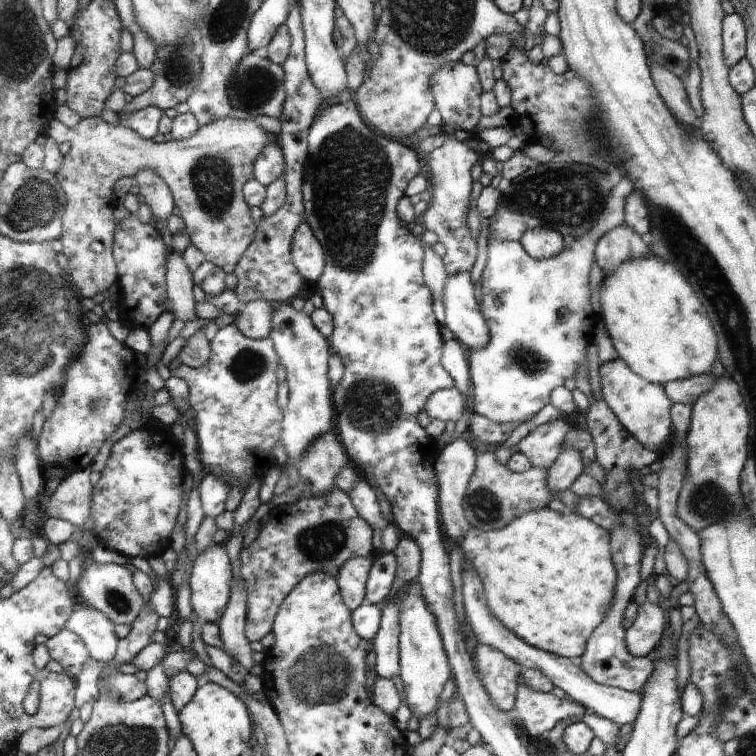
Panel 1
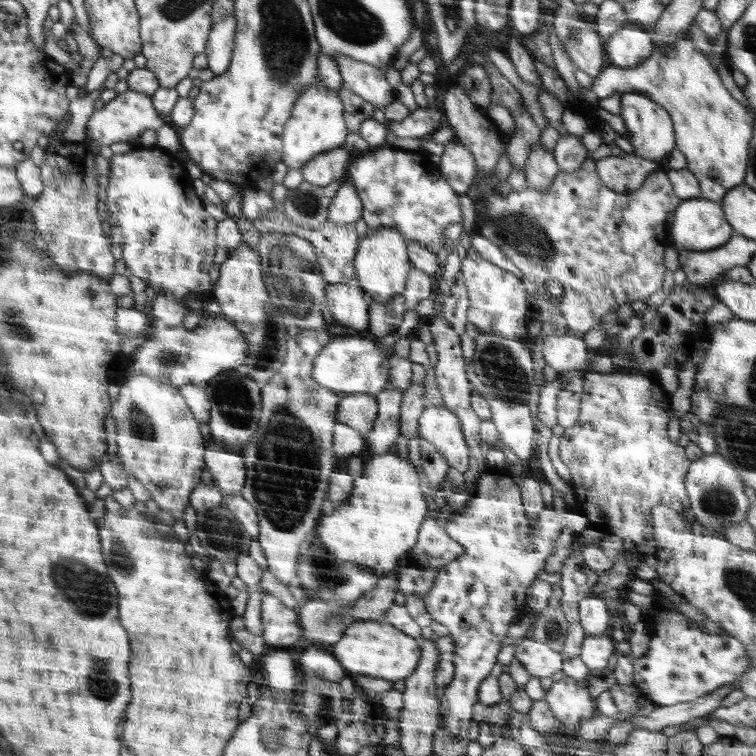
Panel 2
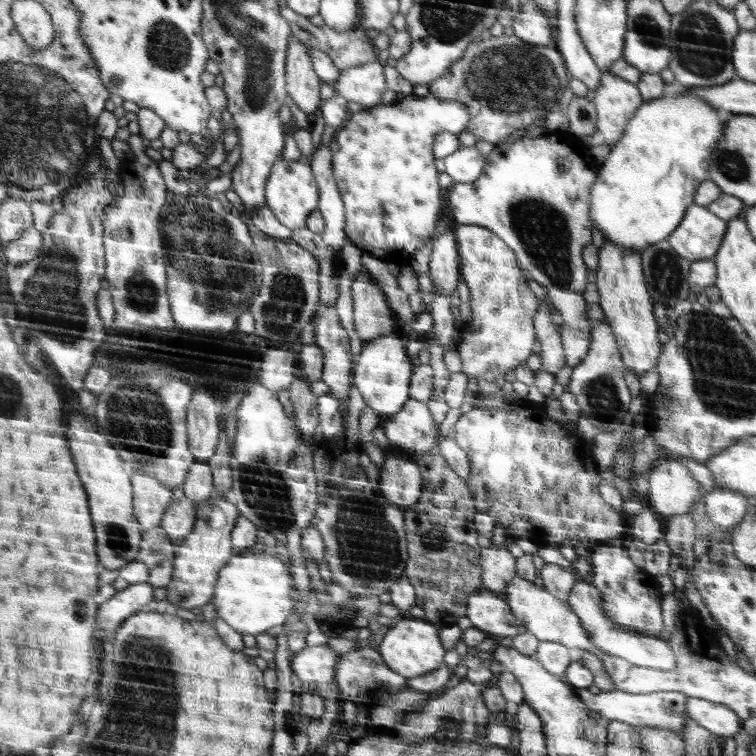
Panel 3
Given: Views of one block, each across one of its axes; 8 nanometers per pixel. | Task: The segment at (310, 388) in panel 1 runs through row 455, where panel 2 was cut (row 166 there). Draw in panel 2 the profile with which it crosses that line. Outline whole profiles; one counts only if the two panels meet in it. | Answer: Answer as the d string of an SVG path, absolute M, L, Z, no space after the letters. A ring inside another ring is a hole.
M316 82L316 85L309 87L297 101L298 108L294 108L294 120L290 120L290 128L286 128L286 156L282 156L287 168L301 169L306 163L314 159L314 156L322 152L342 148L345 146L348 131L344 124L344 108L336 92L328 89L323 82Z

